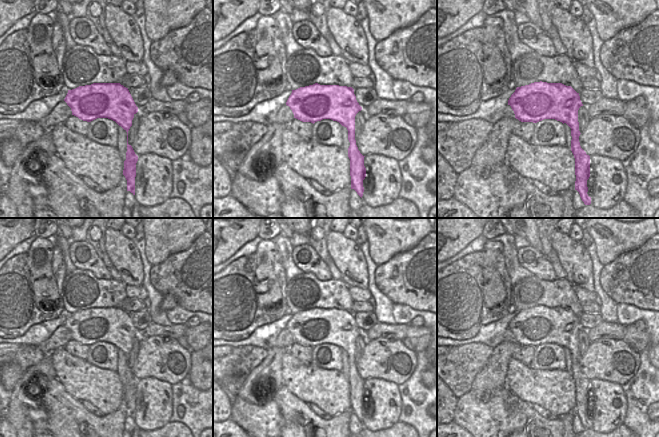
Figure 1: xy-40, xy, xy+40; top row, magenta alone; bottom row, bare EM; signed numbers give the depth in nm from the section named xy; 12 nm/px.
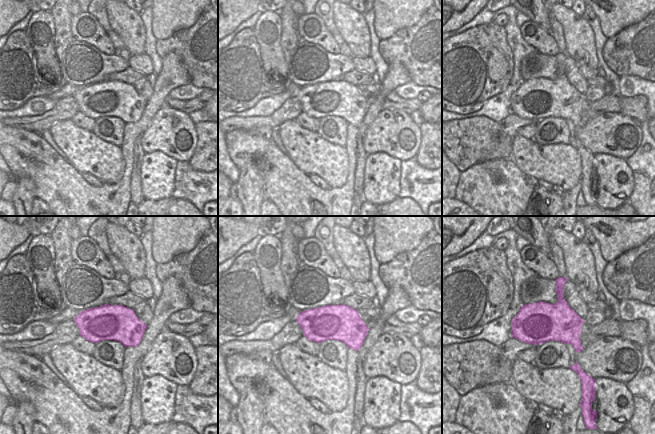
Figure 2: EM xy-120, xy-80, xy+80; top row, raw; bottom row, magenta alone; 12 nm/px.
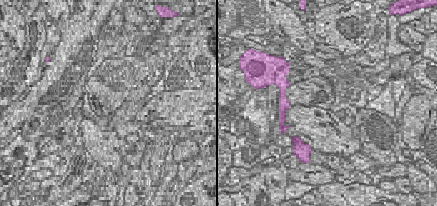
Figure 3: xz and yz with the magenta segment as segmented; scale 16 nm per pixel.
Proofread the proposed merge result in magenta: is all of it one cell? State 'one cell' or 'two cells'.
one cell

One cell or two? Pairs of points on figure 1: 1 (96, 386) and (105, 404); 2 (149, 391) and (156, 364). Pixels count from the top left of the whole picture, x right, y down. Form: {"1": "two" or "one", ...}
{"1": "one", "2": "two"}

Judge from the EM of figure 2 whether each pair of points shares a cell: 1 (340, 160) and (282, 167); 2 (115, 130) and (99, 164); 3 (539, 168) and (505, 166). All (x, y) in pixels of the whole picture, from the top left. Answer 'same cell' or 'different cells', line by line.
1: different cells
2: different cells
3: different cells

